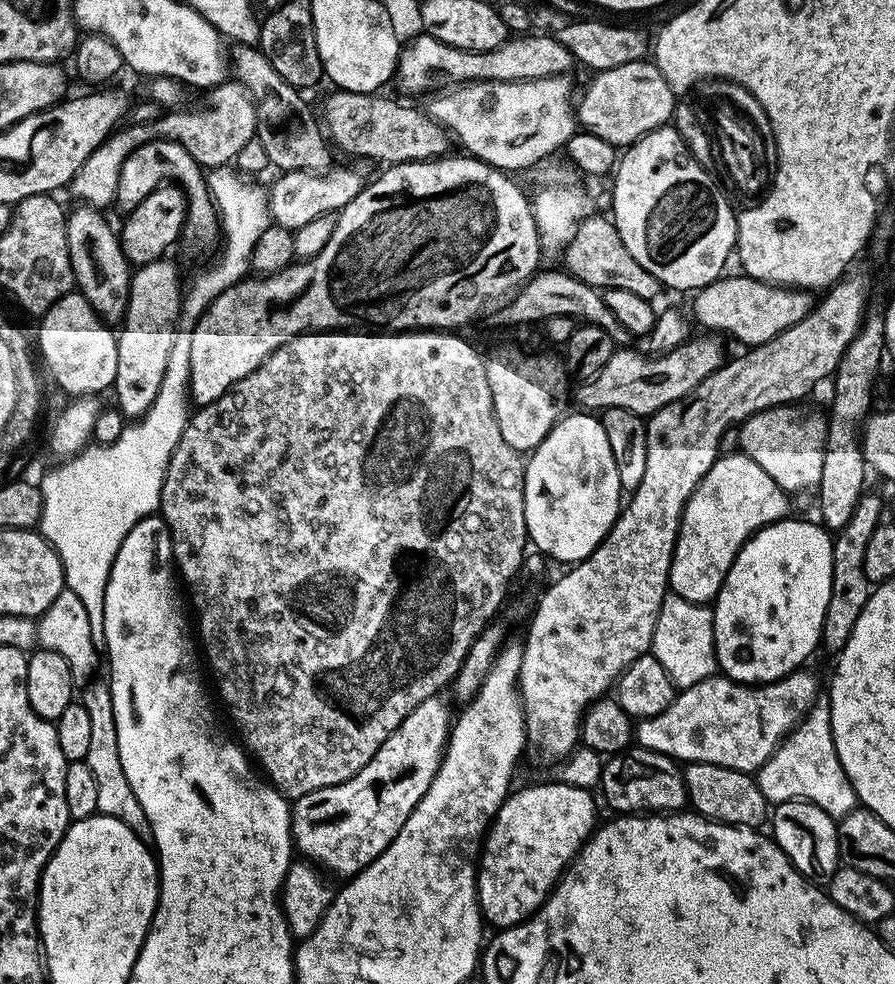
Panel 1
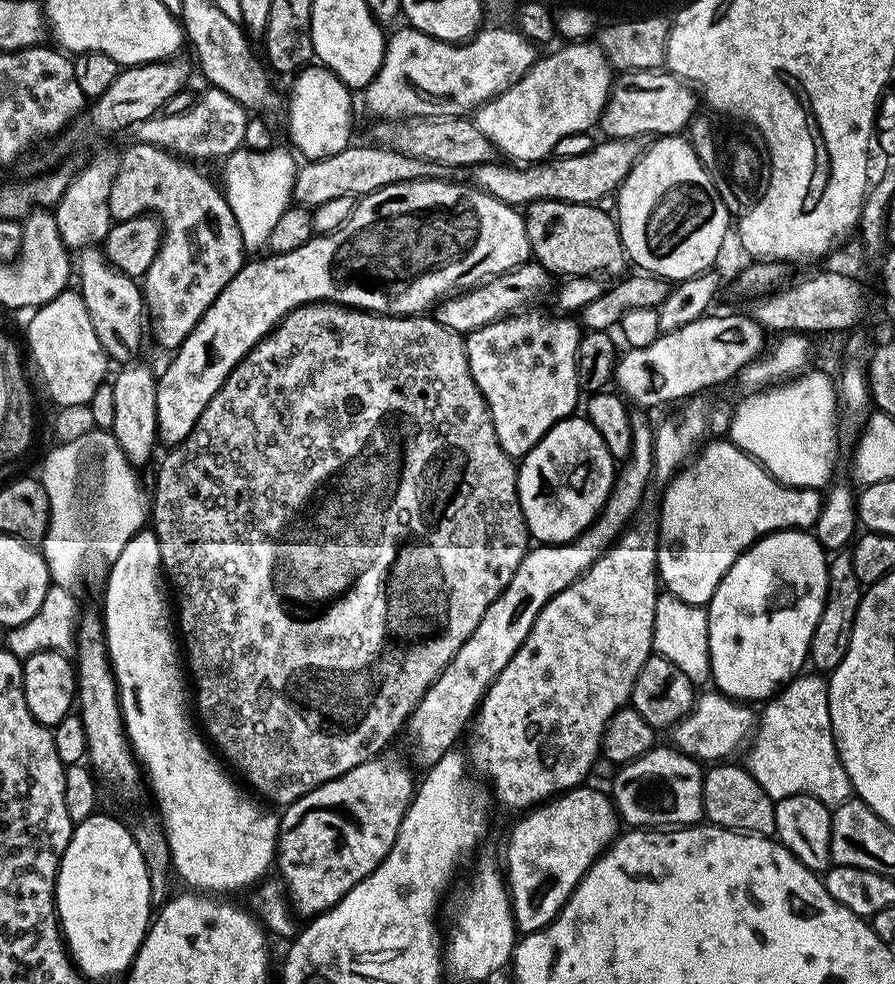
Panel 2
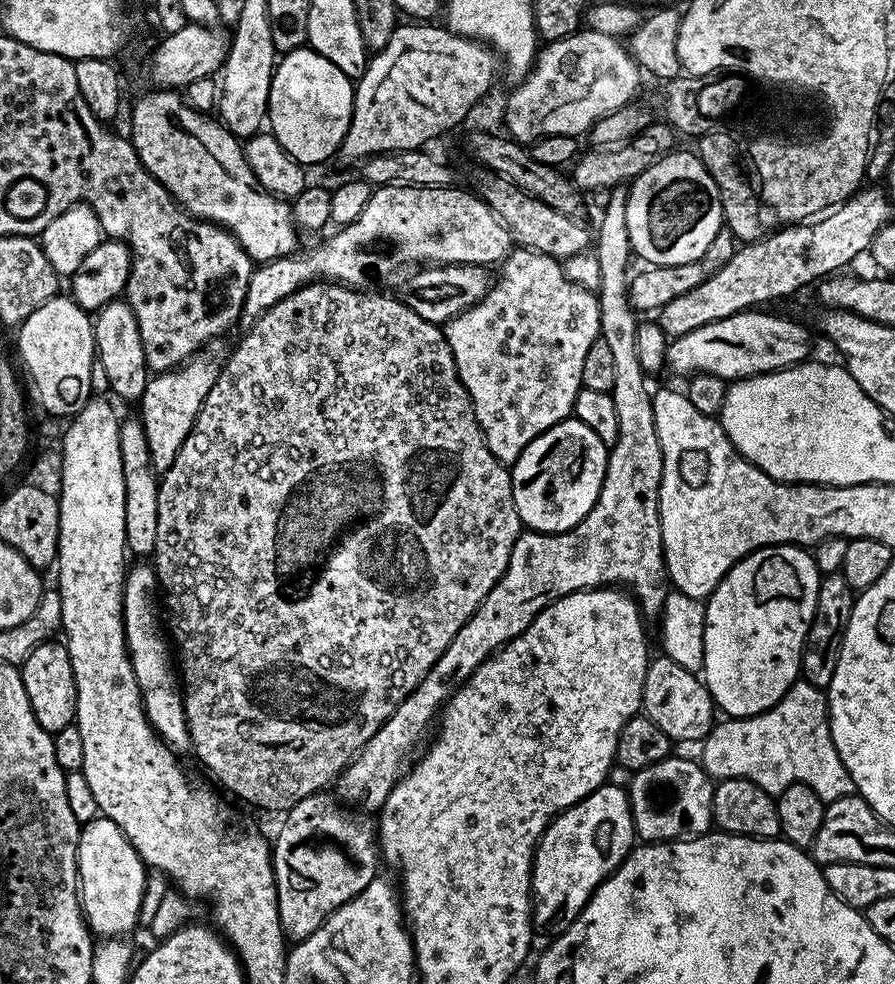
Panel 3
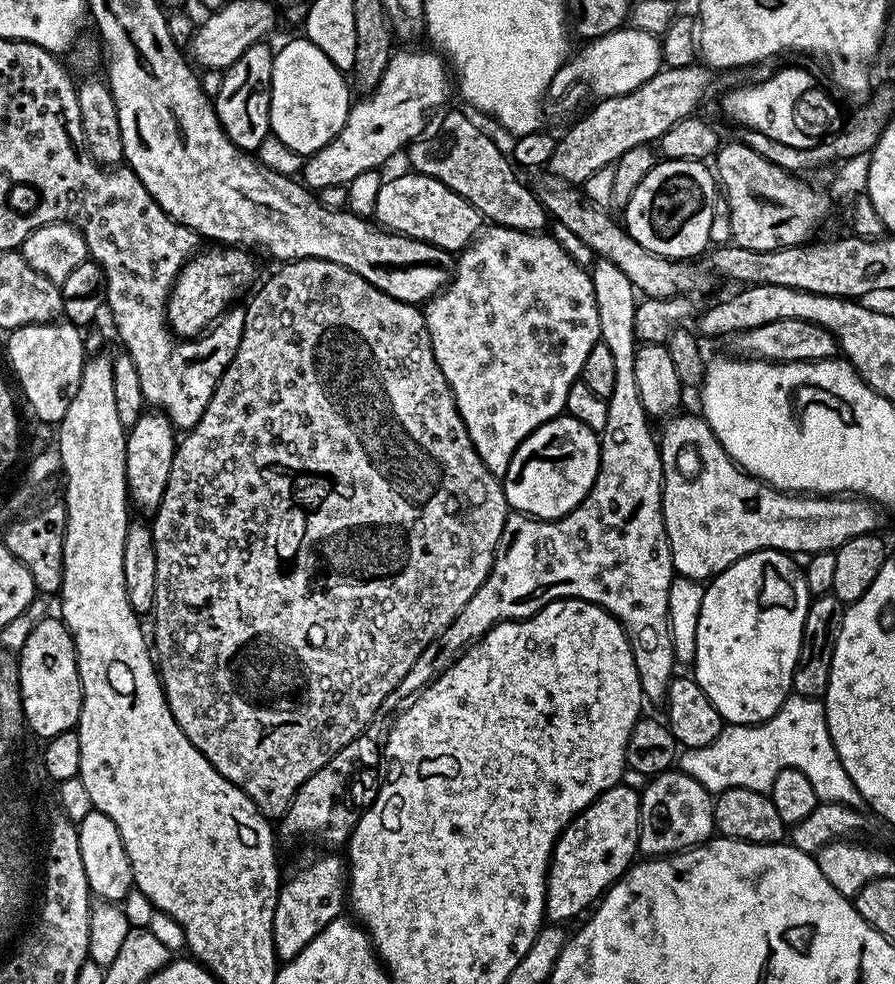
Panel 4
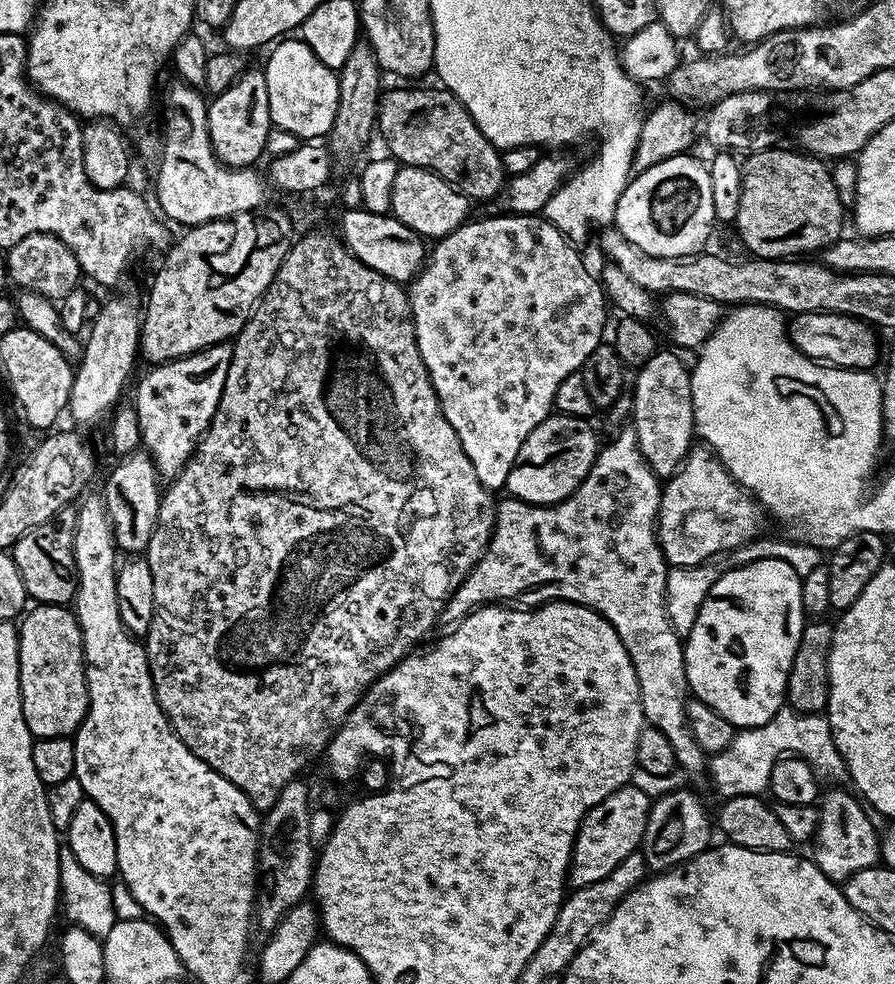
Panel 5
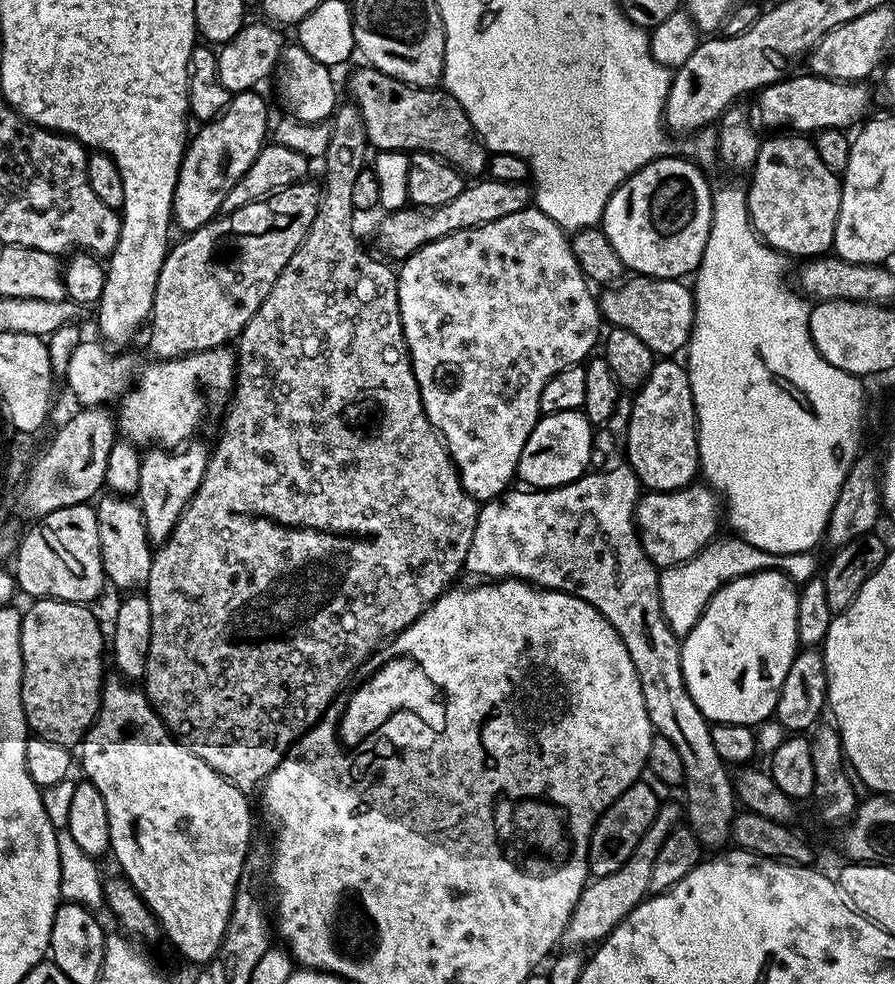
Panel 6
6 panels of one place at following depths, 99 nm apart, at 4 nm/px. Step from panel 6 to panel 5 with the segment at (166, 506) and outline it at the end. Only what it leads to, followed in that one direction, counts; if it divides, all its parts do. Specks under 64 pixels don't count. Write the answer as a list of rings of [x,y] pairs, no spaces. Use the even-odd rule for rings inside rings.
[[[220,343],[177,360],[153,363],[148,368],[149,372],[137,382],[134,407],[138,414],[140,438],[161,477],[175,478],[180,469],[186,466],[192,453],[196,451],[196,446],[204,436],[204,431],[208,429],[214,418],[214,410],[218,410],[218,402],[222,398],[222,386],[226,386],[226,374],[230,370],[231,361],[232,344]]]

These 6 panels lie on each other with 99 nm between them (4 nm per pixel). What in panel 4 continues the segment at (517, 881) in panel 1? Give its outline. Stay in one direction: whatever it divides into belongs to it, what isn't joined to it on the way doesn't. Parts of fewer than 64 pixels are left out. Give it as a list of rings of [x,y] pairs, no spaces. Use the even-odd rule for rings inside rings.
[[[621,782],[574,816],[552,848],[544,915],[552,922],[583,917],[628,871],[640,847],[640,792]]]

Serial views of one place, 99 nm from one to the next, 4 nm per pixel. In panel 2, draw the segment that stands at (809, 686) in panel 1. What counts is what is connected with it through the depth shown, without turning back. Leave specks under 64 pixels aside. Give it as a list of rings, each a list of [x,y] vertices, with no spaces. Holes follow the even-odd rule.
[[[719,690],[711,691],[701,691],[697,695],[696,701],[692,703],[690,711],[678,723],[672,725],[670,729],[671,743],[694,760],[724,762],[735,757],[732,755],[740,747],[743,749],[753,739],[758,716],[755,711],[752,713],[748,709],[751,707],[747,703],[733,700],[732,697],[724,695]]]

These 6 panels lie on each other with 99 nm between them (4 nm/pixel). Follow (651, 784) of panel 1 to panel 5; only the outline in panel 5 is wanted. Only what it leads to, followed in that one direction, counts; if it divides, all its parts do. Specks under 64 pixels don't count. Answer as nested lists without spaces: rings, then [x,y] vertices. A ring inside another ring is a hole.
[[[668,792],[652,800],[652,809],[646,822],[642,851],[644,860],[653,873],[667,872],[678,864],[686,864],[713,843],[708,829],[708,812],[692,792]]]

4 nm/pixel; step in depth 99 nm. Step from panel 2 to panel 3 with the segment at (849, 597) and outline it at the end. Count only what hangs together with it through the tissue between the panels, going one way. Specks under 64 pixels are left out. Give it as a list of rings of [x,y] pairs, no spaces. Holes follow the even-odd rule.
[[[829,572],[818,586],[818,598],[814,606],[814,618],[808,627],[804,639],[804,652],[800,655],[800,676],[810,686],[826,690],[834,678],[834,670],[838,670],[838,658],[842,650],[842,642],[846,634],[846,626],[850,626],[850,614],[856,605],[857,593],[846,582],[846,578],[838,572]]]

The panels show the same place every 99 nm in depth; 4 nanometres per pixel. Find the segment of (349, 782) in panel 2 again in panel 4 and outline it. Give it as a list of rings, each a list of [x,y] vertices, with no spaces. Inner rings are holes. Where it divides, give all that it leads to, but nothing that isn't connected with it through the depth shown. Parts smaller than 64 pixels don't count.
[[[320,856],[309,864],[304,864],[292,877],[285,879],[280,885],[280,897],[276,900],[274,910],[274,950],[281,961],[293,960],[330,922],[341,915],[346,908],[346,864],[336,856]]]

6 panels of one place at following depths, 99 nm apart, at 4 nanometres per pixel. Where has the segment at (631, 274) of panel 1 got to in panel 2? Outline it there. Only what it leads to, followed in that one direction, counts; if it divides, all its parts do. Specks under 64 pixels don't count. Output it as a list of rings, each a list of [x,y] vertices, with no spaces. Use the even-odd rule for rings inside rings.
[[[535,200],[534,203],[527,205],[527,207],[523,209],[522,215],[524,217],[524,225],[526,226],[528,241],[532,247],[531,255],[535,258],[535,261],[547,269],[551,275],[558,276],[558,274],[562,274],[561,276],[566,278],[575,276],[600,278],[605,276],[604,274],[608,274],[612,276],[611,278],[618,278],[625,273],[624,268],[625,266],[628,266],[628,259],[627,253],[624,251],[624,244],[621,242],[619,225],[609,213],[608,217],[607,214],[600,209],[600,206],[597,206],[596,204],[571,204],[570,202],[562,202],[561,200]]]

